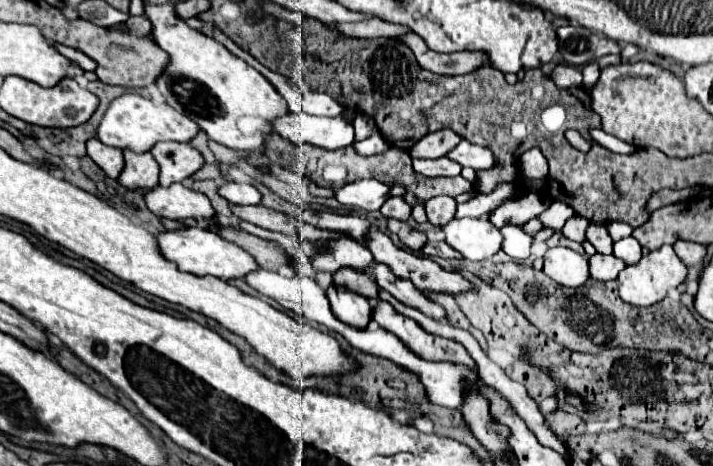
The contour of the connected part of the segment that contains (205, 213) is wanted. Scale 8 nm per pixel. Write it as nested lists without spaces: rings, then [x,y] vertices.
[[[173,184],[169,188],[155,186],[145,192],[147,208],[155,216],[179,220],[179,218],[213,218],[215,210],[209,198],[201,192],[195,192],[183,184]]]

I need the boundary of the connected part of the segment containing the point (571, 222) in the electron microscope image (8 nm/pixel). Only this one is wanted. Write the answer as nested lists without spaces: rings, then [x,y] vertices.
[[[579,214],[571,216],[565,226],[563,226],[563,234],[575,242],[583,242],[585,240],[585,226],[589,224],[587,218],[581,218]]]

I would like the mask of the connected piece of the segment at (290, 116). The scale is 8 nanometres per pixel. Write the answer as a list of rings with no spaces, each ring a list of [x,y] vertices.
[[[287,112],[285,116],[273,120],[273,130],[295,144],[313,144],[327,150],[351,146],[355,142],[353,124],[343,116],[317,118],[309,114]]]

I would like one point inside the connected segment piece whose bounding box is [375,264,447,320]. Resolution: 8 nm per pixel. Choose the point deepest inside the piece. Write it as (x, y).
(405, 292)

